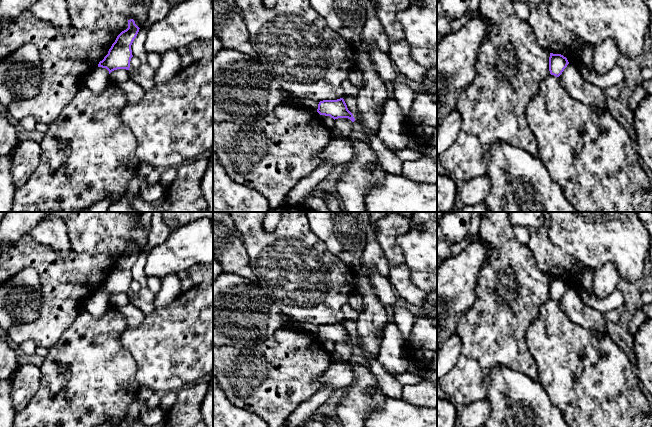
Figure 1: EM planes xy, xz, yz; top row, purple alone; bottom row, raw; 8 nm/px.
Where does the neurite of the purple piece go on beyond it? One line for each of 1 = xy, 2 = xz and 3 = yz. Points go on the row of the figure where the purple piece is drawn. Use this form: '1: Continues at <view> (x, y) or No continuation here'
1: No continuation here
2: No continuation here
3: No continuation here

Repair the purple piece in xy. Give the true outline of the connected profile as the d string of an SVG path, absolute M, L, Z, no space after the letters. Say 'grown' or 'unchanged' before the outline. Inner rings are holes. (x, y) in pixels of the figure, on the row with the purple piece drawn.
unchanged; M133 19L128 20L128 28L117 36L108 54L99 62L98 67L106 68L109 74L117 69L129 70L130 61L133 57L131 45L139 29Z

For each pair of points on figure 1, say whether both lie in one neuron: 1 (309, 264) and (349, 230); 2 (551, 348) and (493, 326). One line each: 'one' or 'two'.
1: two
2: two

